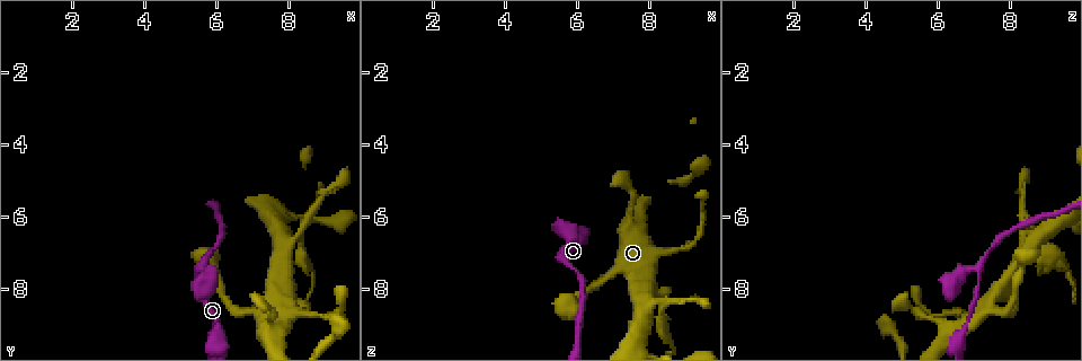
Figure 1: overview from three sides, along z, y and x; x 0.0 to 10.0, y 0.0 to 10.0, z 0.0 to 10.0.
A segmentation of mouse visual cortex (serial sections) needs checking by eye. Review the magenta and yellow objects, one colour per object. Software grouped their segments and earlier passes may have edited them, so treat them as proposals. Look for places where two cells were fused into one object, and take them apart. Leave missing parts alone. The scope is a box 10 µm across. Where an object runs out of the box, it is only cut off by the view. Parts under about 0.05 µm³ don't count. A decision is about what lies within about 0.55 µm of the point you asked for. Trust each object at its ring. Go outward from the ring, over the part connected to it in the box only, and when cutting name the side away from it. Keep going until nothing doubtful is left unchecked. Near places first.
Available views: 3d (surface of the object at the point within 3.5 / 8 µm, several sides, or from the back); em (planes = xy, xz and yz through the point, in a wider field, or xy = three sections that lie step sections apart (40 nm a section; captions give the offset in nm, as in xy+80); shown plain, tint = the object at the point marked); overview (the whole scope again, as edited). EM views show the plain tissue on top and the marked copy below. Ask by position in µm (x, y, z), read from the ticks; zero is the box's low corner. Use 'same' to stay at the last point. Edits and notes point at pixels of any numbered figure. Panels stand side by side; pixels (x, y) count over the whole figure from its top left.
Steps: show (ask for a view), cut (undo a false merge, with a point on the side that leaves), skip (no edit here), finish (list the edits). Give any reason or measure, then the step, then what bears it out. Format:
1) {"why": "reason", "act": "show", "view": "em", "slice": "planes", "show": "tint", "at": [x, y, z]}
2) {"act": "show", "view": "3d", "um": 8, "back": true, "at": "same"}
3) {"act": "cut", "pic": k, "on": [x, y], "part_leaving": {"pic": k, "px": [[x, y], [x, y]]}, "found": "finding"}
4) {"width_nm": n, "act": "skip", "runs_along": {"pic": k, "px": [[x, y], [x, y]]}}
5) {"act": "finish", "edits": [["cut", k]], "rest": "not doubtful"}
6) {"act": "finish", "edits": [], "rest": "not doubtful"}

{"why": "thin arm on a thick one", "act": "show", "view": "3d", "um": 3.5, "back": true, "at": [7.85, 7.10, 8.35]}

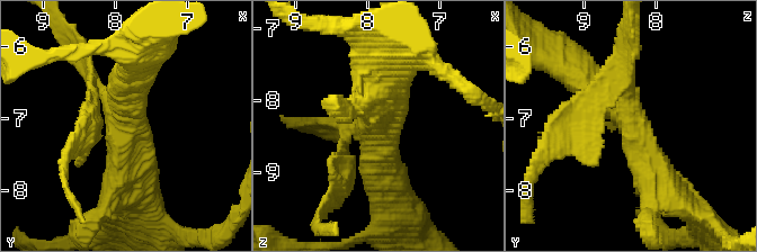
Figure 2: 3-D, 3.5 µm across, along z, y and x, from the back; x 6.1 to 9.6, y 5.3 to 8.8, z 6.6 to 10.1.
{"arms": 4, "arm_widths_nm": [100, 200, 450, 450], "act": "show", "view": "em", "slice": "planes", "show": "tint", "at": [7.85, 7.10, 8.30]}

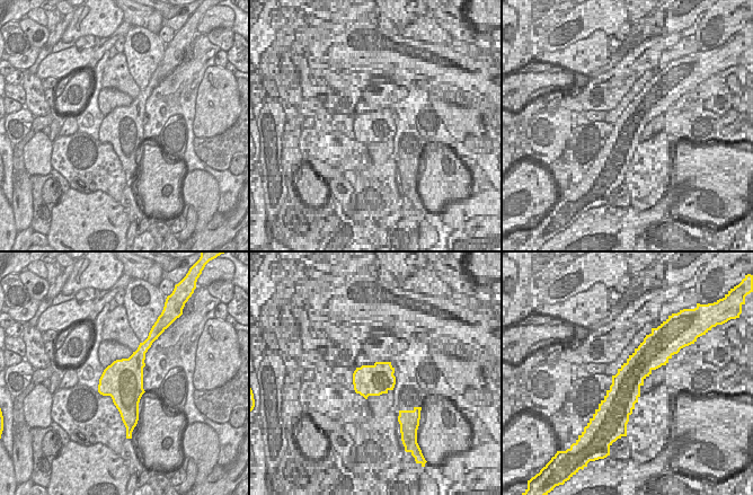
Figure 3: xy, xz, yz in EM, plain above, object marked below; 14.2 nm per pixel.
{"act": "skip", "runs_along": {"pic": 2, "px": [[675, 194], [634, 127], [579, 75]]}, "found": "one cell here"}

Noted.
{"why": "three arms meet", "act": "show", "view": "3d", "um": 3.5, "at": [8.35, 6.30, 8.45]}

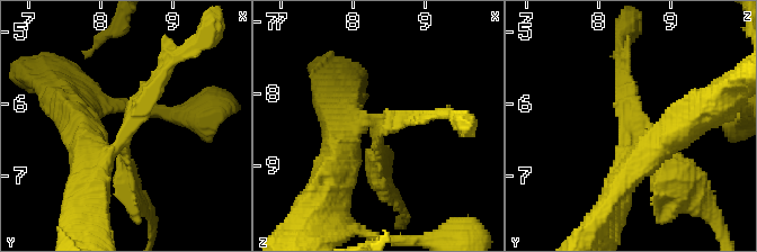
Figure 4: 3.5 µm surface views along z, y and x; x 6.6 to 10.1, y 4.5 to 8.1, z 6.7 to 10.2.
{"act": "show", "view": "em", "slice": "xy", "step": 5, "show": "tint", "at": [8.35, 6.30, 8.40]}

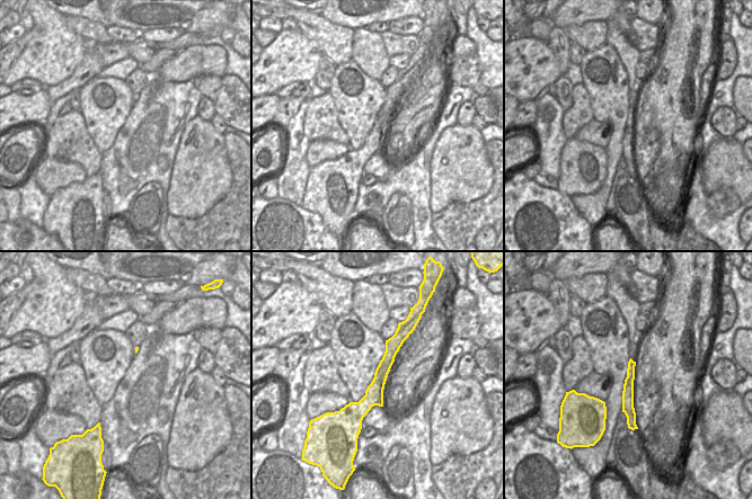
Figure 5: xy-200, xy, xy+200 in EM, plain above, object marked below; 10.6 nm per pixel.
{"act": "show", "view": "em", "slice": "xy", "step": 1, "show": "tint", "at": "same"}

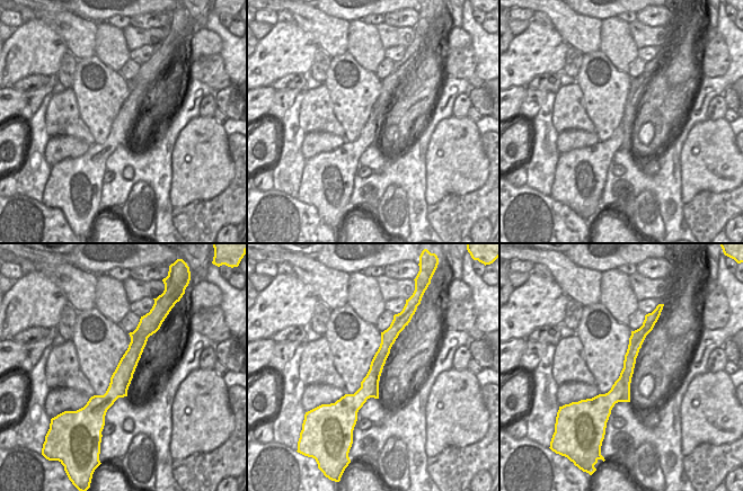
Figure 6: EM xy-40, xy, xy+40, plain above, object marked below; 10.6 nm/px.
{"width_nm": 190, "act": "skip", "runs_along": {"pic": 4, "px": [[89, 189], [137, 102], [169, 64]]}, "found": "one cell here"}

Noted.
{"why": "sharp bend", "act": "show", "view": "3d", "um": 8, "at": [5.55, 7.45, 7.20]}

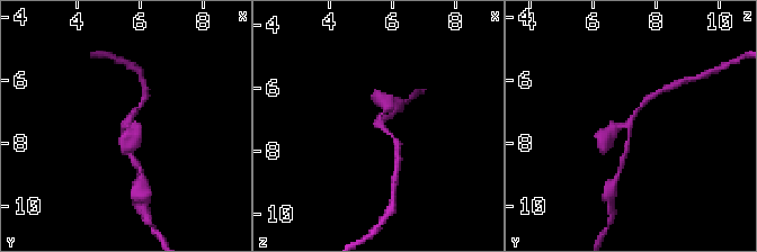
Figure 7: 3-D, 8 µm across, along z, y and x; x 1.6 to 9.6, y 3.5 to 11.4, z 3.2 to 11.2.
{"why": "need the tissue", "act": "show", "view": "em", "slice": "xy", "step": 5, "show": "tint", "at": "same"}

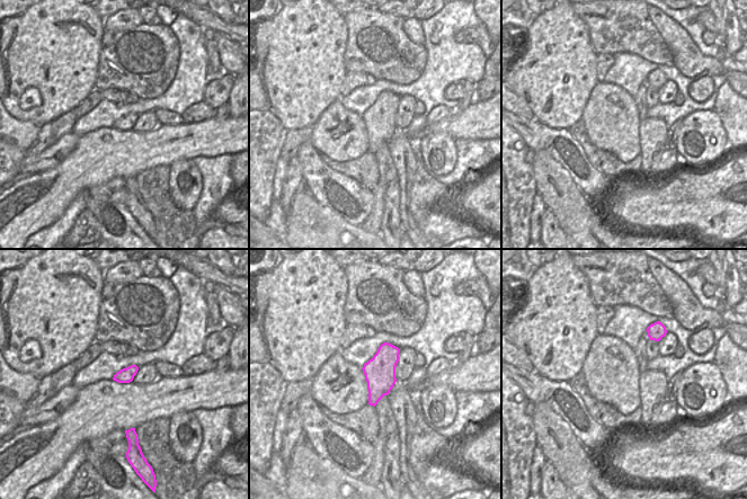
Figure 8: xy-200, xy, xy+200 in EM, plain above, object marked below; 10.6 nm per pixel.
{"arm_widths_nm": [150, 150, 350], "act": "skip", "found": "all the same cell"}

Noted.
{"act": "finish", "edits": [], "rest": "not doubtful"}

